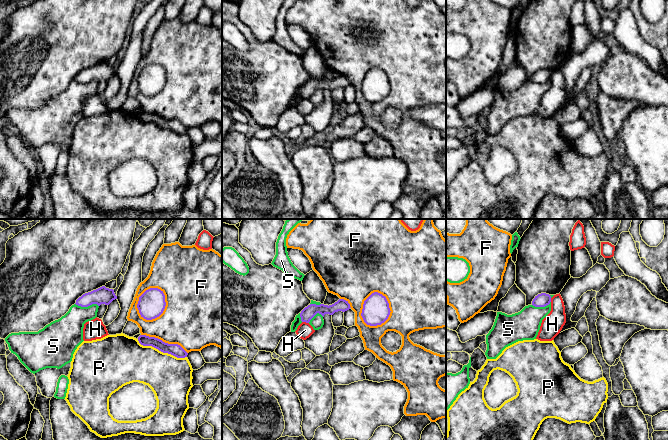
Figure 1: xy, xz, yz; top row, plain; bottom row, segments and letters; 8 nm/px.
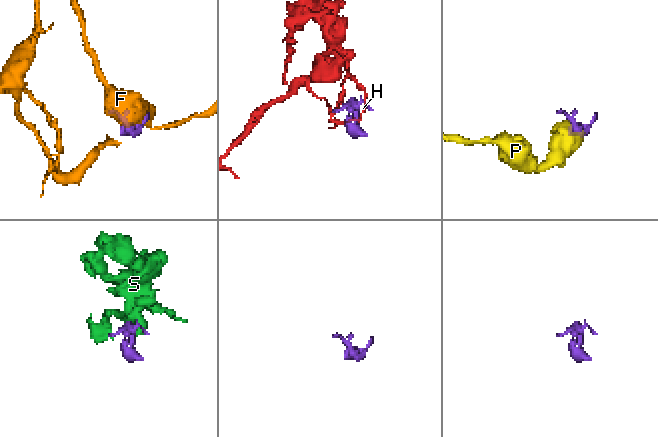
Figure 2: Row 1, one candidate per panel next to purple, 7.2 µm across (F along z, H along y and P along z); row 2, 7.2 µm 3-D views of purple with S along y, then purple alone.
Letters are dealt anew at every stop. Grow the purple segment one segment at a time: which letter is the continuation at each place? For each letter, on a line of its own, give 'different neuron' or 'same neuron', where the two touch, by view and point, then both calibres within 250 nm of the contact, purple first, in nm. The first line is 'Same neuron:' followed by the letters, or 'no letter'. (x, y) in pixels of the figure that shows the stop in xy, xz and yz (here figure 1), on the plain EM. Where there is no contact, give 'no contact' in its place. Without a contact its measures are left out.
Same neuron: no letter
F: different neuron; contact xz (363, 84); calibres 220 and 360 nm
H: different neuron; contact xz (305, 97); calibres 100 and 120 nm
P: different neuron; contact xy (161, 127); calibres 100 and 360 nm
S: different neuron; contact xy (87, 82); calibres 140 and 240 nm

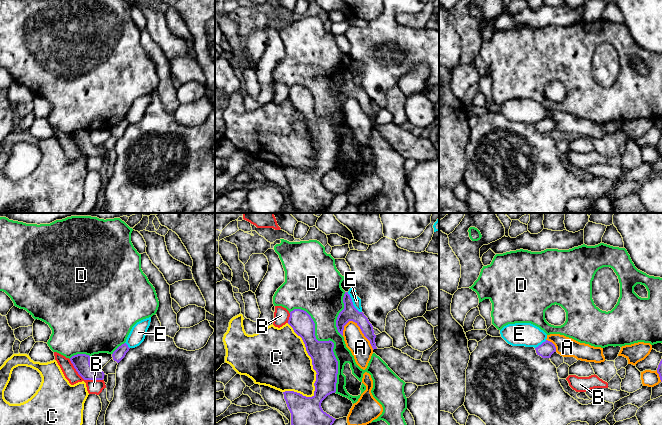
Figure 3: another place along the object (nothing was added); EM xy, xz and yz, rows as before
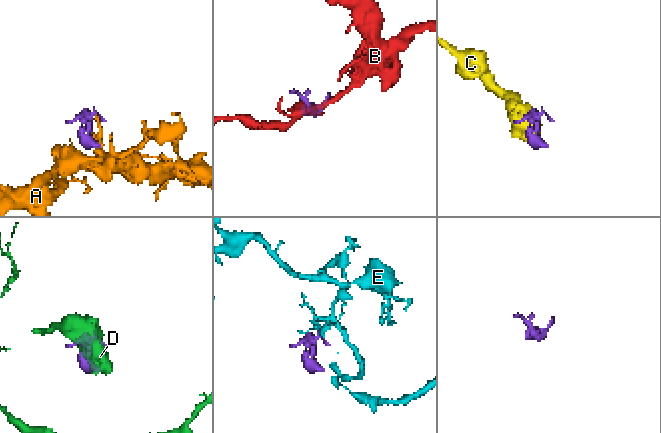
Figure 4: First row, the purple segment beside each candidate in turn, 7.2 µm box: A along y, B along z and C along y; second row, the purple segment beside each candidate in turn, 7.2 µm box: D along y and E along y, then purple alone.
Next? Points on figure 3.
Same neuron: no letter
A: different neuron; contact xz (361, 106); calibres 120 and 170 nm
B: different neuron; contact xy (83, 154); calibres 140 and 110 nm
C: different neuron; contact xz (312, 136); calibres 200 and 440 nm
D: different neuron; contact xz (329, 116); calibres 200 and 240 nm
E: different neuron; contact xz (352, 79); calibres 120 and 70 nm

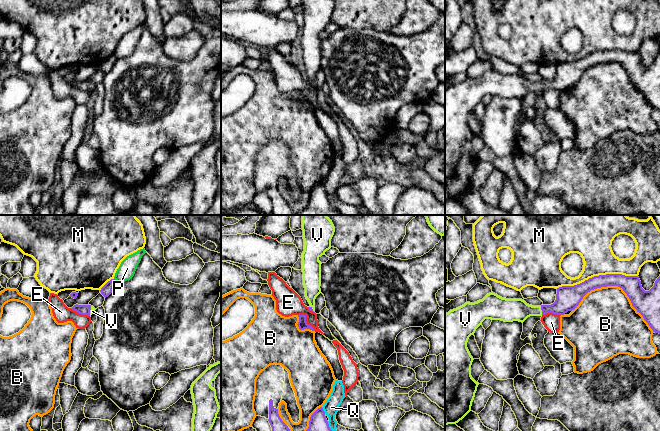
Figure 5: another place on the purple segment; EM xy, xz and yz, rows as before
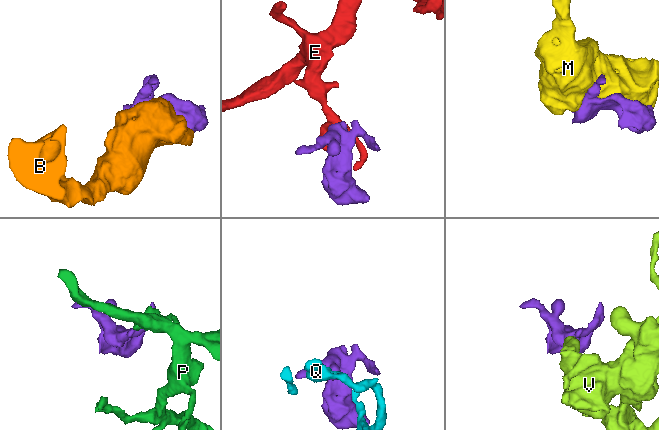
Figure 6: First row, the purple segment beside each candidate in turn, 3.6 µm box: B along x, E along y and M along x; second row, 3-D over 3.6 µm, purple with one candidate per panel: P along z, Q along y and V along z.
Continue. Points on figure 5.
Same neuron: V
B: different neuron; contact yz (617, 61); calibres 180 and 440 nm
E: different neuron; contact xz (305, 96); calibres 80 and 200 nm
M: different neuron; contact yz (596, 52); calibres 160 and 280 nm
P: different neuron; contact xy (115, 56); calibres 90 and 140 nm
Q: different neuron; contact xz (323, 186); calibres 240 and 120 nm
V: same neuron; contact yz (541, 85); calibres 190 and 180 nm

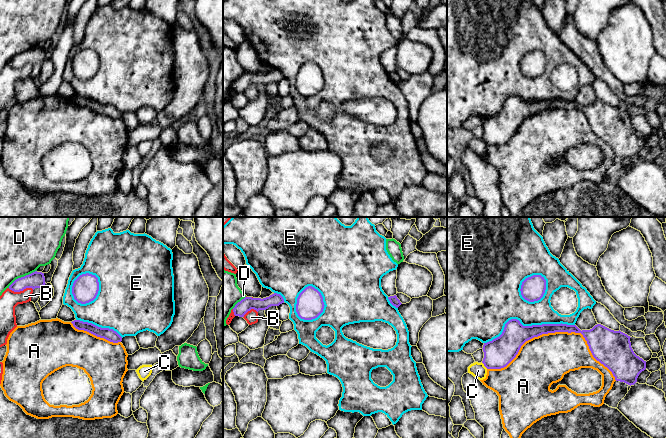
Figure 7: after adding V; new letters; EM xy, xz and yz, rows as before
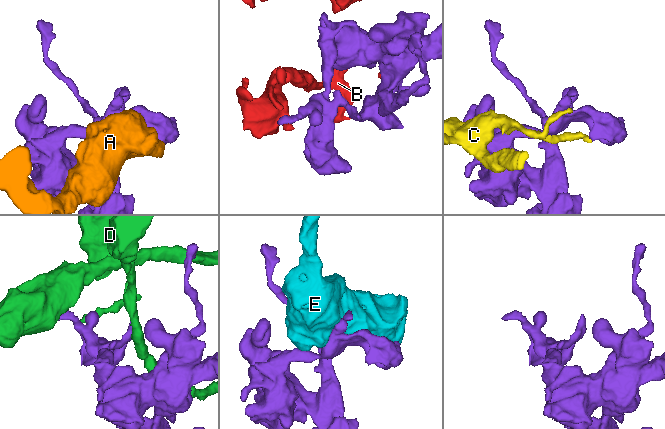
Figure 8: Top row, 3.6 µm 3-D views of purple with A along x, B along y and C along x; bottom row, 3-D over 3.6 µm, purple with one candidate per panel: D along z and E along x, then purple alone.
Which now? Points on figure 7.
Same neuron: no letter
A: different neuron; contact yz (556, 107); calibres 120 and 380 nm
B: different neuron; contact xy (21, 66); calibres 130 and 150 nm
C: different neuron; contact yz (484, 141); calibres 240 and 120 nm
D: different neuron; contact xy (22, 53); calibres 130 and 380 nm
E: different neuron; contact yz (526, 102); calibres 220 and 280 nm

